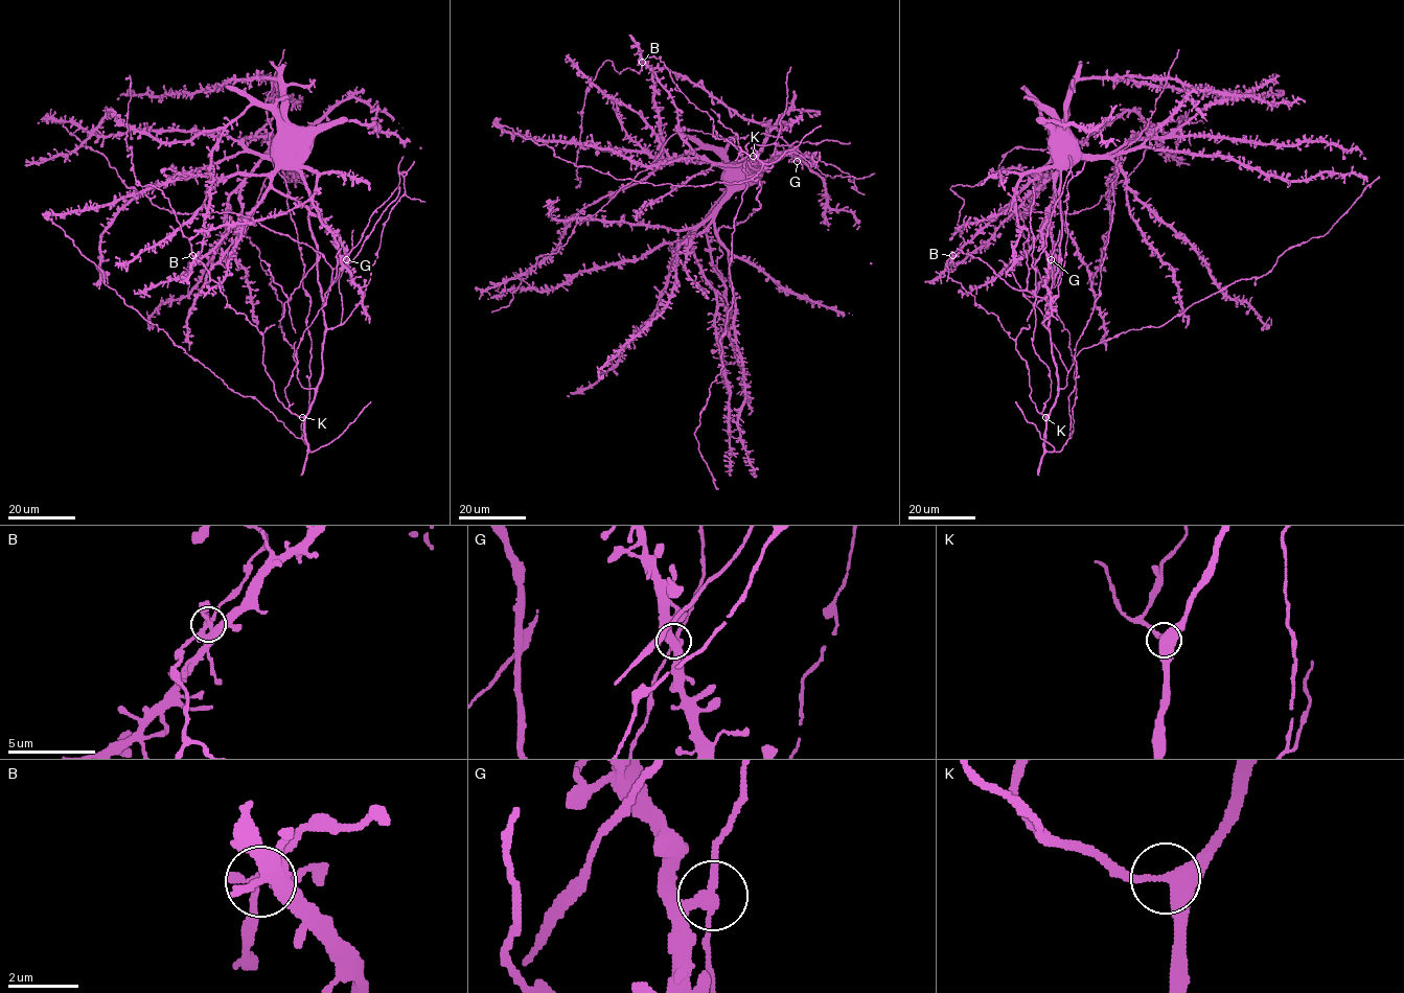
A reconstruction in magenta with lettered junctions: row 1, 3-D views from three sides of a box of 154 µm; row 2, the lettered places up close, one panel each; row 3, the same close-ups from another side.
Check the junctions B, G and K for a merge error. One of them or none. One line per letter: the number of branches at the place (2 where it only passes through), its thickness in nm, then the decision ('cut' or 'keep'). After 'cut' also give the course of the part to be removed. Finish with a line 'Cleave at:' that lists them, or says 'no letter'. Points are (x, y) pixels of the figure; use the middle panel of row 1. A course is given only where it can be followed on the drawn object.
B: 3 branches meet; 240 nm thick; keep
G: 3 branches meet; 260 nm thick; keep
K: 3 branches meet; 360 nm thick; keep
Cleave at: no letter

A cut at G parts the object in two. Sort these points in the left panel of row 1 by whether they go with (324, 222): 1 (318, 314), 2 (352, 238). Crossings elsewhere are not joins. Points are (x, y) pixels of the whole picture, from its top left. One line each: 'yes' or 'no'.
1: yes
2: no

